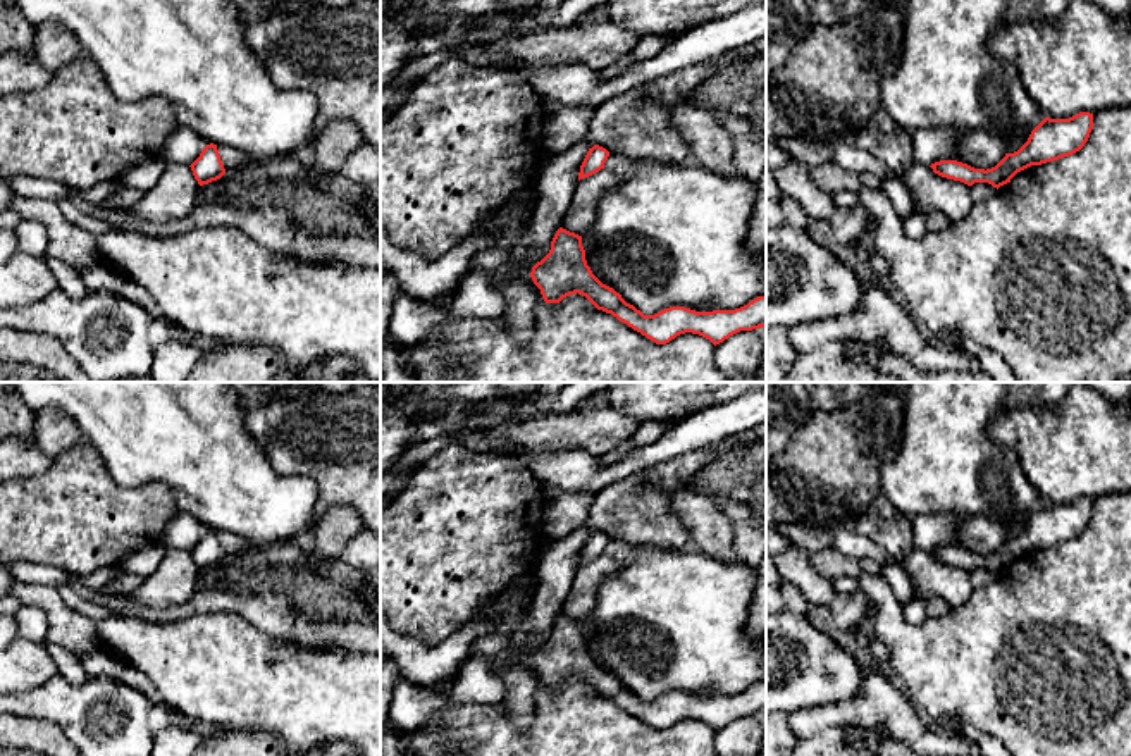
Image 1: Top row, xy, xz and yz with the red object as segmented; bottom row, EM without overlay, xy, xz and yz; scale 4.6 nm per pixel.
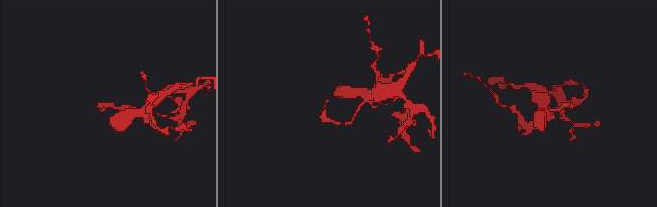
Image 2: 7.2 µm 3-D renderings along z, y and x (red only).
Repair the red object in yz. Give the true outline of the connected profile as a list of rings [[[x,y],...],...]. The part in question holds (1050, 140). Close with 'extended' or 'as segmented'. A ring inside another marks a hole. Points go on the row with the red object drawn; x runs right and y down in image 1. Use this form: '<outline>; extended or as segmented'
[[[1079,112],[1069,119],[1045,117],[1017,152],[1005,153],[992,169],[974,169],[957,160],[940,160],[930,167],[935,174],[967,186],[988,183],[998,189],[1031,165],[1041,165],[1079,152],[1088,141],[1091,129],[1093,114],[1090,112]]]; as segmented

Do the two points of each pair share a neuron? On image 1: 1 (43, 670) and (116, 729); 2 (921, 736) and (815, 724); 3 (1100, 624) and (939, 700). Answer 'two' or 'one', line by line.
1: two
2: one
3: one

